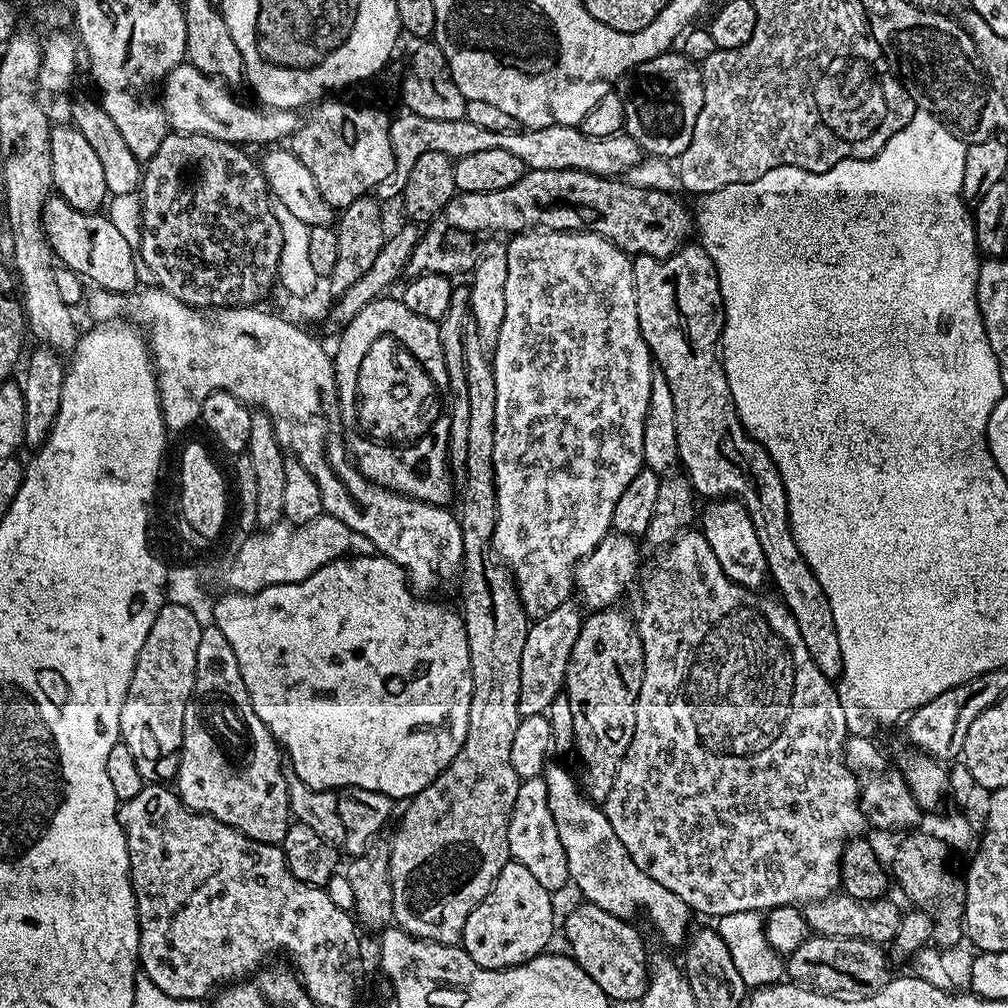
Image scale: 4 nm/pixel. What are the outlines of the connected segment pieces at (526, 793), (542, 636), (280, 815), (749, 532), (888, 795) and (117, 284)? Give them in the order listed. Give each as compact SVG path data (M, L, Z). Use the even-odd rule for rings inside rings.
M542 778L521 780L518 798L514 798L514 810L510 814L508 827L508 855L517 860L540 885L553 894L559 888L569 887L568 867L566 866L566 850L562 850L562 838L558 838L558 830L554 827L554 818L550 814L548 787Z
M569 602L558 606L558 610L550 610L550 614L532 620L528 625L526 646L522 649L522 678L518 694L521 717L547 713L551 700L565 691L564 681L558 674L563 674L568 668L570 654L574 650L574 642L578 638L582 623L581 609L576 609L574 604Z
M204 626L200 630L196 681L192 700L186 706L178 759L180 765L176 768L174 791L191 812L205 812L208 816L218 818L218 822L226 822L226 826L238 830L248 840L283 845L290 813L288 779L284 776L282 749L262 722L262 718L254 714L246 682L242 682L242 670L238 670L238 658L234 658L234 646L230 646L226 634L222 634L222 630L215 626Z
M716 498L705 504L708 505L705 508L703 505L698 524L706 542L710 542L710 550L714 550L714 558L718 558L718 564L722 566L726 578L743 588L763 589L764 580L766 584L769 579L768 563L762 542L758 542L758 530L744 503L735 498Z
M849 735L844 749L844 762L860 787L860 809L864 812L864 819L871 827L873 824L884 832L903 833L905 830L915 829L919 825L916 823L922 817L918 802L914 800L914 794L911 793L910 786L897 765L884 757L883 750L876 742L866 736Z
M58 194L48 197L44 204L44 233L52 247L53 257L63 267L79 272L85 281L91 282L95 287L105 288L111 292L131 293L137 287L136 264L138 268L138 256L134 251L134 244L124 237L124 232L112 220L107 220L100 212L83 212L70 202L66 202Z

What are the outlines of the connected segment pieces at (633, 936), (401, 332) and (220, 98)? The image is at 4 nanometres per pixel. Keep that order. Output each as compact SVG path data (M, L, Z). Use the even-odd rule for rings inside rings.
M587 902L581 903L581 908L576 908L564 920L564 936L568 939L570 955L572 959L602 986L602 990L608 996L609 1001L632 1000L640 1001L648 989L648 978L650 975L650 952L644 949L644 940L640 937L640 932L635 928L635 923L618 918L606 910Z
M381 298L371 300L356 317L339 333L340 345L334 348L334 363L336 365L336 399L340 408L340 424L344 427L344 440L356 459L356 468L380 490L398 492L401 496L412 496L427 504L447 505L452 496L454 481L448 467L448 435L450 434L451 410L449 408L449 394L446 363L443 361L442 343L439 341L439 323L430 318L422 318L414 314L414 310L406 310L406 306L399 298Z
M187 60L168 72L160 86L160 101L167 114L169 129L180 133L202 133L241 146L276 146L298 131L302 120L293 109L243 104L232 97L231 90L223 83L227 84L217 76L202 74Z

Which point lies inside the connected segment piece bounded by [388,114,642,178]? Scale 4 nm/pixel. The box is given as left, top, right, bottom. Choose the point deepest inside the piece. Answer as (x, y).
(555, 147)

